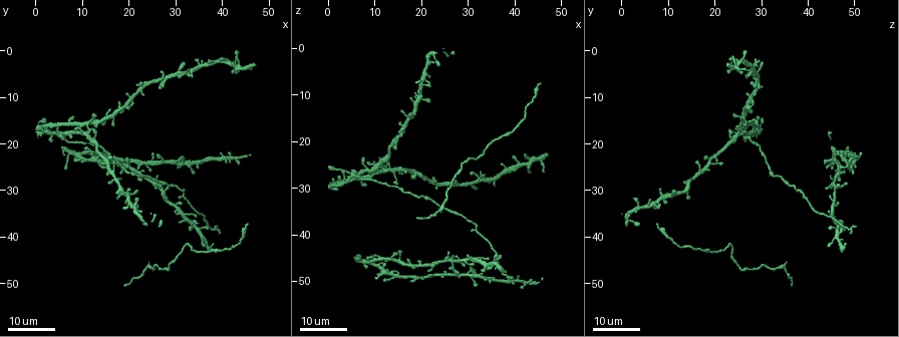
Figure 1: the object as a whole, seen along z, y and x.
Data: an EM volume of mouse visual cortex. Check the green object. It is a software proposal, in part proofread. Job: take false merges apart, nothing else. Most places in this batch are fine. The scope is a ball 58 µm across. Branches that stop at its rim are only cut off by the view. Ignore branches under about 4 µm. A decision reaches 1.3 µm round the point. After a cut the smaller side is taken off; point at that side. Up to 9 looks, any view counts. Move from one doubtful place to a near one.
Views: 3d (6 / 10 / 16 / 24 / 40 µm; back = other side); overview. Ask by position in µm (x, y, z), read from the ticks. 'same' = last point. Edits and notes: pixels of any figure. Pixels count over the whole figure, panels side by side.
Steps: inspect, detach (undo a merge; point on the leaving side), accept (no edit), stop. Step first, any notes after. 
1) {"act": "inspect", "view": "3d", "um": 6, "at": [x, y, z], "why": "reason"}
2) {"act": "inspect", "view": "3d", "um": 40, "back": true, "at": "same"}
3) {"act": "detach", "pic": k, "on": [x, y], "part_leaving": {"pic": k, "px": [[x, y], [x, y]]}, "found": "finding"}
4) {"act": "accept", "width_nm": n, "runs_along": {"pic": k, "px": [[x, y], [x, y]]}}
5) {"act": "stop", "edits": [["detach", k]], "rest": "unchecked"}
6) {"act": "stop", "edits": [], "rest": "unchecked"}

{"act": "inspect", "view": "3d", "um": 24, "at": [5.5, 18.5, 27.5], "why": "four arms meet"}

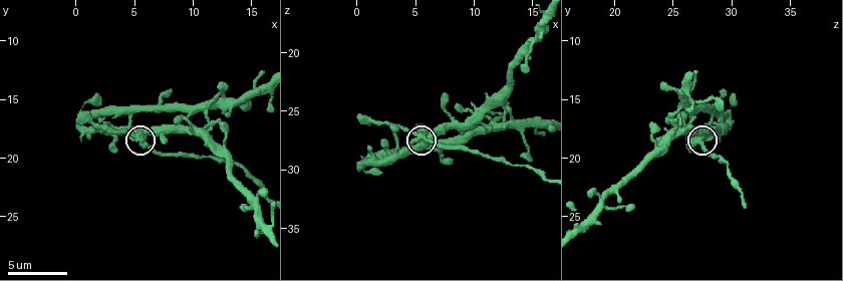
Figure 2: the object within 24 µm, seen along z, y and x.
{"act": "inspect", "view": "3d", "um": 10, "at": [5.0, 18.2, 27.2]}

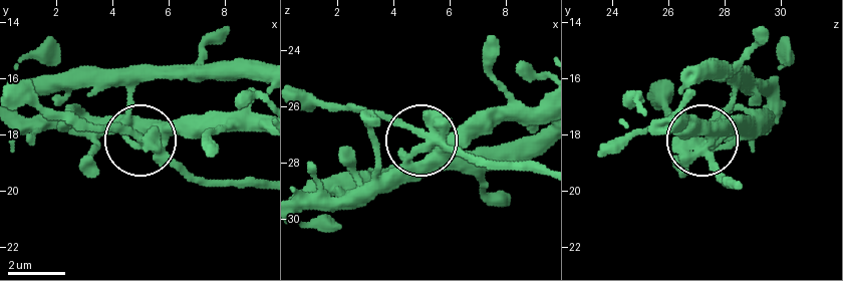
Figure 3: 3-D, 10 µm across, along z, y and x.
{"act": "detach", "pic": 3, "on": [116, 126], "part_leaving": {"pic": 3, "px": [[438, 141], [500, 167], [543, 167]]}, "found": "two neurons meet here"}

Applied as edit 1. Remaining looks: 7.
{"act": "inspect", "view": "3d", "um": 10, "at": [11.2, 18.2, 24.8], "why": "arms part here"}

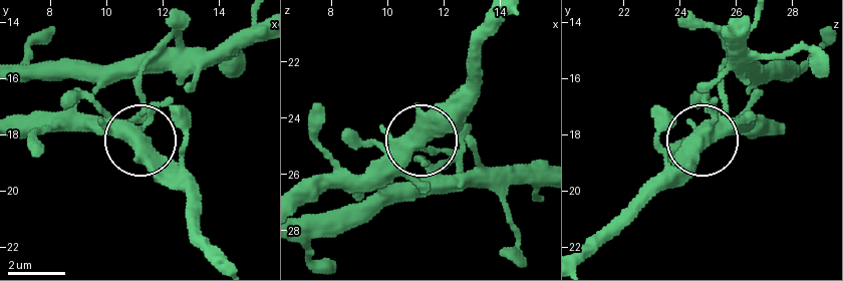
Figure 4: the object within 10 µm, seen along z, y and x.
{"act": "inspect", "view": "3d", "um": 6, "at": [11.2, 18.1, 24.9]}

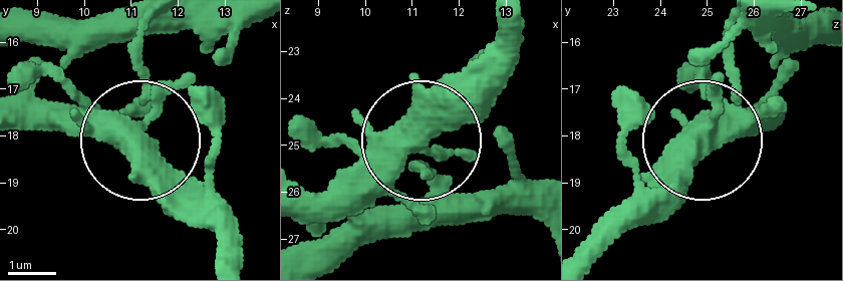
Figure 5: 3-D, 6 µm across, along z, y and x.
{"act": "accept", "side_arm_um": 46, "found": "all the same neuron"}

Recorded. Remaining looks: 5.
{"act": "inspect", "view": "3d", "um": 16, "at": [31.0, 35.0, 45.0], "why": "four arms meet"}

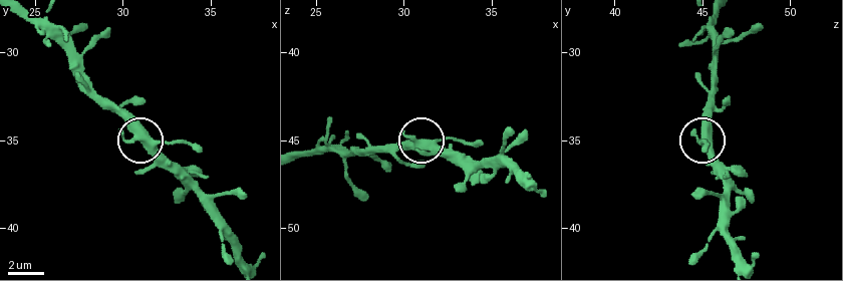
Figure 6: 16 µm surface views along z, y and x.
{"act": "inspect", "view": "3d", "um": 6, "at": [31.1, 34.6, 45.3]}

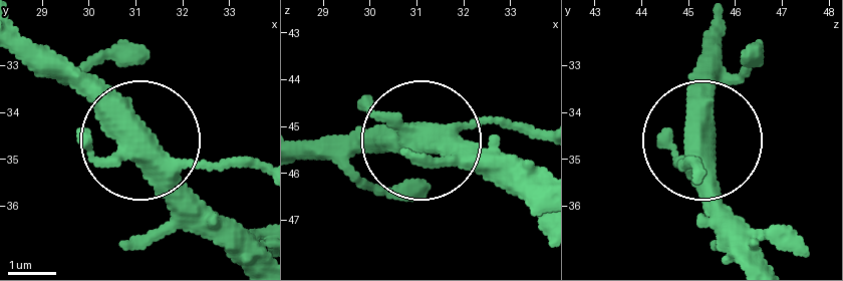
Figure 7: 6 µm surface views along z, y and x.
{"act": "accept", "runs_along": {"pic": 7, "px": [[92, 143], [104, 159], [153, 151], [232, 230]]}, "found": "all the same neuron"}

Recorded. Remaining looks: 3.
{"act": "inspect", "view": "3d", "um": 24, "at": [33.0, 41.0, 23.5], "why": "thick turns thin"}

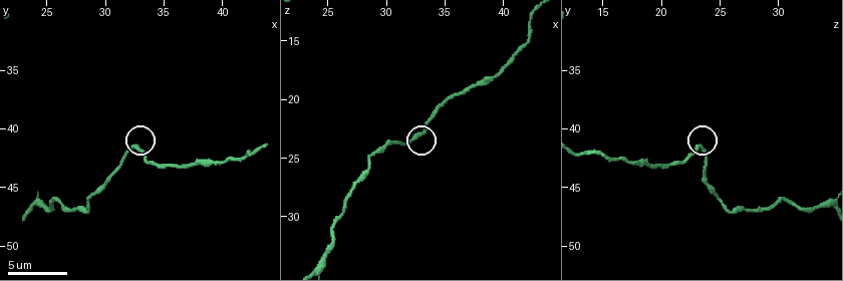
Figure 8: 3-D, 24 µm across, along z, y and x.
{"act": "inspect", "view": "3d", "um": 10, "at": [32.4, 41.6, 23.4]}

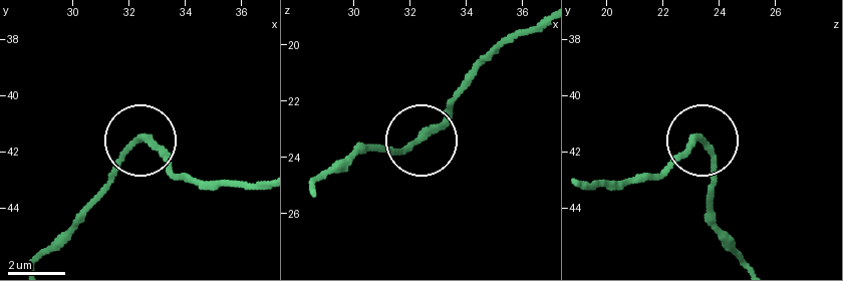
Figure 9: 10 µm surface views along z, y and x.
{"act": "accept", "width_nm": 230, "runs_along": {"pic": 9, "px": [[262, 180], [188, 180], [142, 142], [84, 206]]}, "found": "one neuron here"}

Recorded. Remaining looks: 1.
{"act": "stop", "edits": [["detach", 3]], "rest": "unchecked"}

